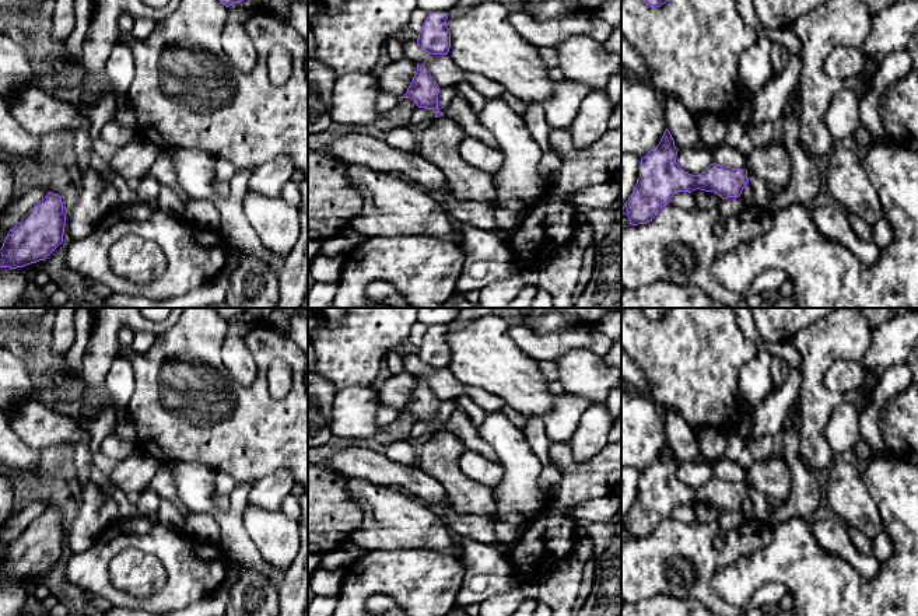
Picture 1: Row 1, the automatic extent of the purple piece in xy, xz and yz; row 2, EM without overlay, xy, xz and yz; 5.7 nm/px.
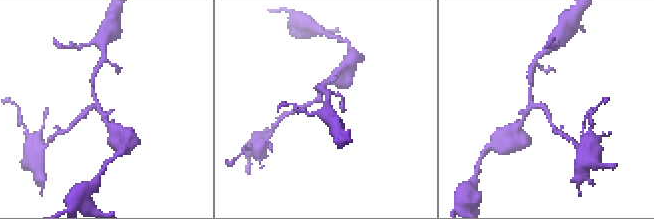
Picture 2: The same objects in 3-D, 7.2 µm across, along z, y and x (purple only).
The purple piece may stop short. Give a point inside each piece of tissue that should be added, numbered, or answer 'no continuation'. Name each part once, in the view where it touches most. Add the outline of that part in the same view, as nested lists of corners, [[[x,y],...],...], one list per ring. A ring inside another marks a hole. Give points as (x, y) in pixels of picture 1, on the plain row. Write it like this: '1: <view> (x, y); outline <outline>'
no continuation

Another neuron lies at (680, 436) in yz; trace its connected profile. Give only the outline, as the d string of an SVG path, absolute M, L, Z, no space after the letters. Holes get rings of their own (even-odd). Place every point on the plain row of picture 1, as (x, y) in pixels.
M666 412L663 421L666 442L670 445L677 463L700 465L701 454L697 433L679 413Z

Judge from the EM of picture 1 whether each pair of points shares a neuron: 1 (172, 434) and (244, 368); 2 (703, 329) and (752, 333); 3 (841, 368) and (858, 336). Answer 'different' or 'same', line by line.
1: different
2: different
3: different

